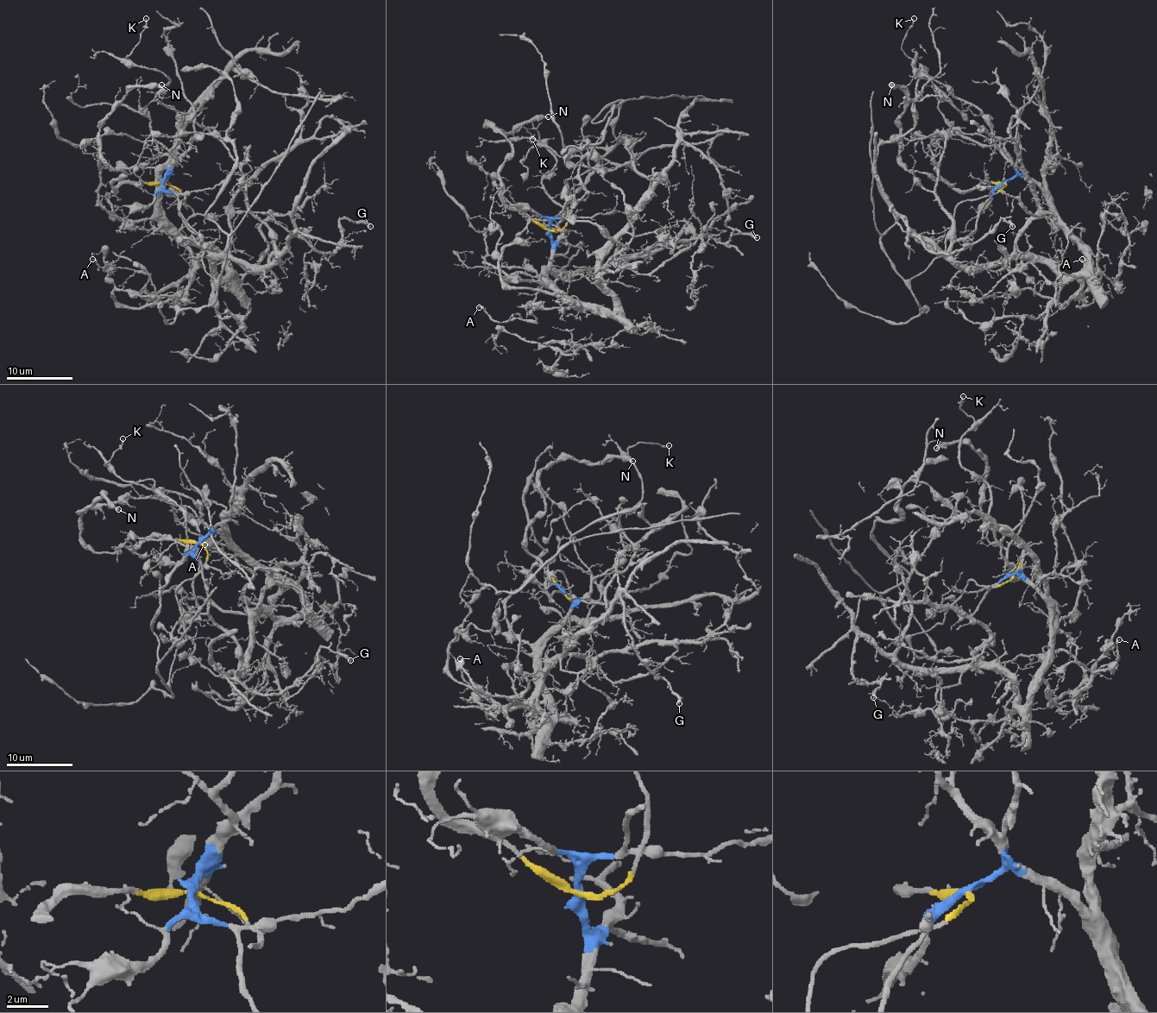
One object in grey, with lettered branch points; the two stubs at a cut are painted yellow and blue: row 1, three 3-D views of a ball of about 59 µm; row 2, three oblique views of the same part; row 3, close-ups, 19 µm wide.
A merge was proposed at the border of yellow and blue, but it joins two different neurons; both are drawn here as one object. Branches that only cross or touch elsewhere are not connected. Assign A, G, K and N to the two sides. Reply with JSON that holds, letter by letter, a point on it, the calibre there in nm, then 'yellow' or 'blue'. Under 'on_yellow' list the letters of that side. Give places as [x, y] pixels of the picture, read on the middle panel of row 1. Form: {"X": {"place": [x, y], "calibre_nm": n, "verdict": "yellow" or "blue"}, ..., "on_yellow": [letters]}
{"A": {"place": [479, 307], "calibre_nm": 190, "verdict": "blue"}, "G": {"place": [757, 237], "calibre_nm": 360, "verdict": "blue"}, "K": {"place": [532, 139], "calibre_nm": 110, "verdict": "blue"}, "N": {"place": [548, 116], "calibre_nm": 280, "verdict": "yellow"}, "on_yellow": ["N"]}

